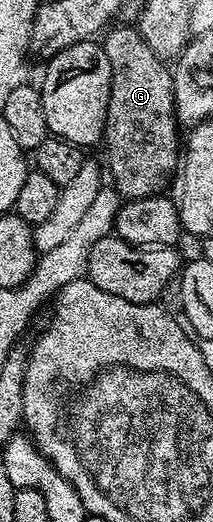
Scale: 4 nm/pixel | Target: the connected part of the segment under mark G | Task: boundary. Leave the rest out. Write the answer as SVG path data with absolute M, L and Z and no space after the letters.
M121 25L125 27L110 26L108 30L104 32L105 39L103 38L103 46L107 53L107 61L111 65L113 70L113 76L111 77L111 97L109 98L109 104L107 105L107 121L105 122L105 133L103 136L103 148L105 147L105 155L109 158L109 171L107 167L107 175L111 180L112 186L122 195L126 200L130 199L142 199L148 195L158 194L162 190L161 187L169 179L169 174L176 172L179 167L179 143L177 147L177 130L179 130L179 124L177 122L177 114L175 113L175 97L173 96L173 77L170 68L166 66L163 60L152 51L147 41L138 31L138 28L133 25Z

